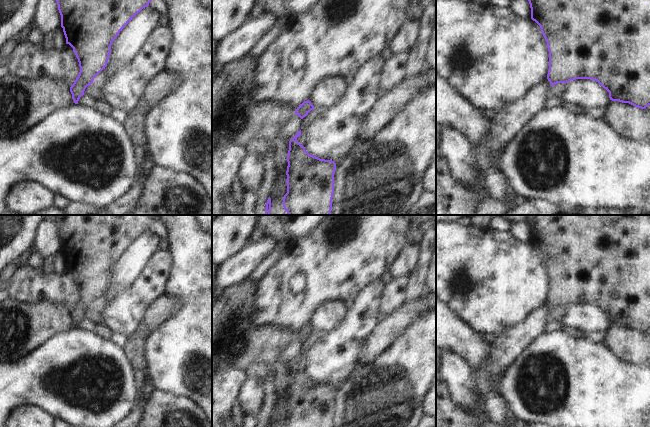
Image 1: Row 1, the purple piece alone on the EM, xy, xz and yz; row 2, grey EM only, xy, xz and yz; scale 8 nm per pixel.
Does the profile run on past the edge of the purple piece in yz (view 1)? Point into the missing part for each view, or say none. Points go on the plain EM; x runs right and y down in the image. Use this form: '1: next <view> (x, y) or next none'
1: next none

